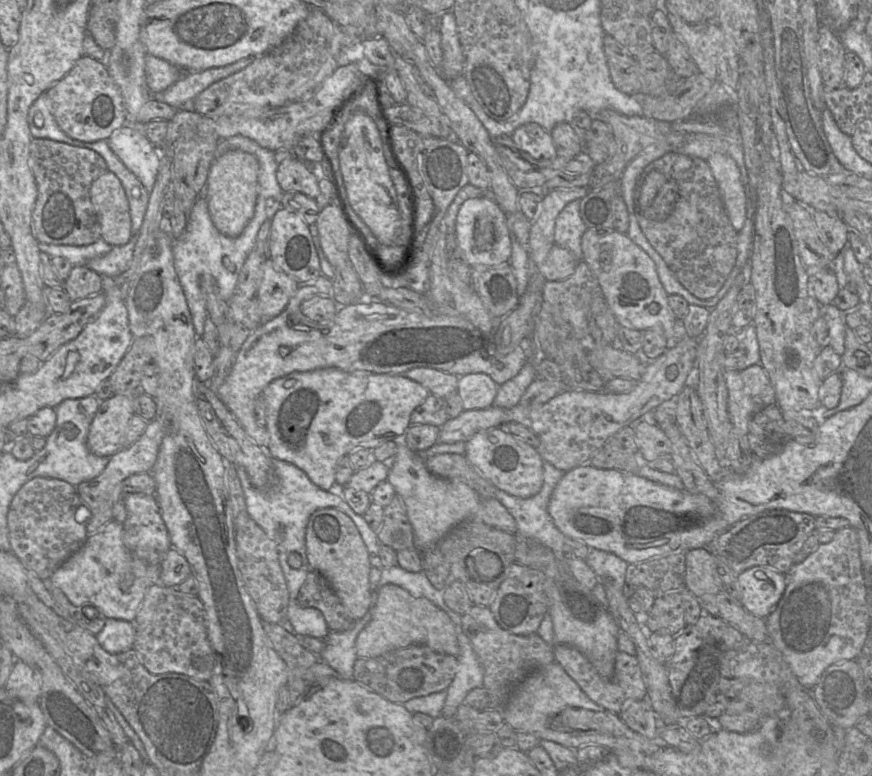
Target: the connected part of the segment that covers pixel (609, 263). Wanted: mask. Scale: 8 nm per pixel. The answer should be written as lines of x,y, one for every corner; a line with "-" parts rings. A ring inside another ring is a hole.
587,228
582,235
581,248
583,252
582,261
586,263
596,277
601,288
603,297
620,326
638,331
652,330
662,333
667,339
667,349
674,348
678,342
675,340
674,317
668,305
668,294
663,288
657,273
657,268
652,259
626,234
617,231
601,231
-
655,303
659,306
658,312
653,315
648,306

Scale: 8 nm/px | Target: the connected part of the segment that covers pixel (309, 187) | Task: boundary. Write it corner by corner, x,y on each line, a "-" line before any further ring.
296,157
280,162
276,177
283,192
296,191
312,199
319,195
319,173

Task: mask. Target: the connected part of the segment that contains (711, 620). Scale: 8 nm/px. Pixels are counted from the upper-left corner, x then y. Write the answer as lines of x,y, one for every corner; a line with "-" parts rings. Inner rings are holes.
704,613
694,625
687,625
674,638
674,653
665,666
668,672
671,694
678,711
679,721
704,716
707,707
719,693
723,655
752,642
721,618

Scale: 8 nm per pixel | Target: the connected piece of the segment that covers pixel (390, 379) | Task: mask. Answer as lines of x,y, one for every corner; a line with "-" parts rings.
337,368
293,372
273,380
262,392
266,403
265,427
270,437
266,451
271,458
300,468
319,488
342,497
343,487
338,486
335,479
338,460
359,448
372,451
389,440
398,443
411,425
411,413
429,394
424,386
401,374
345,372

